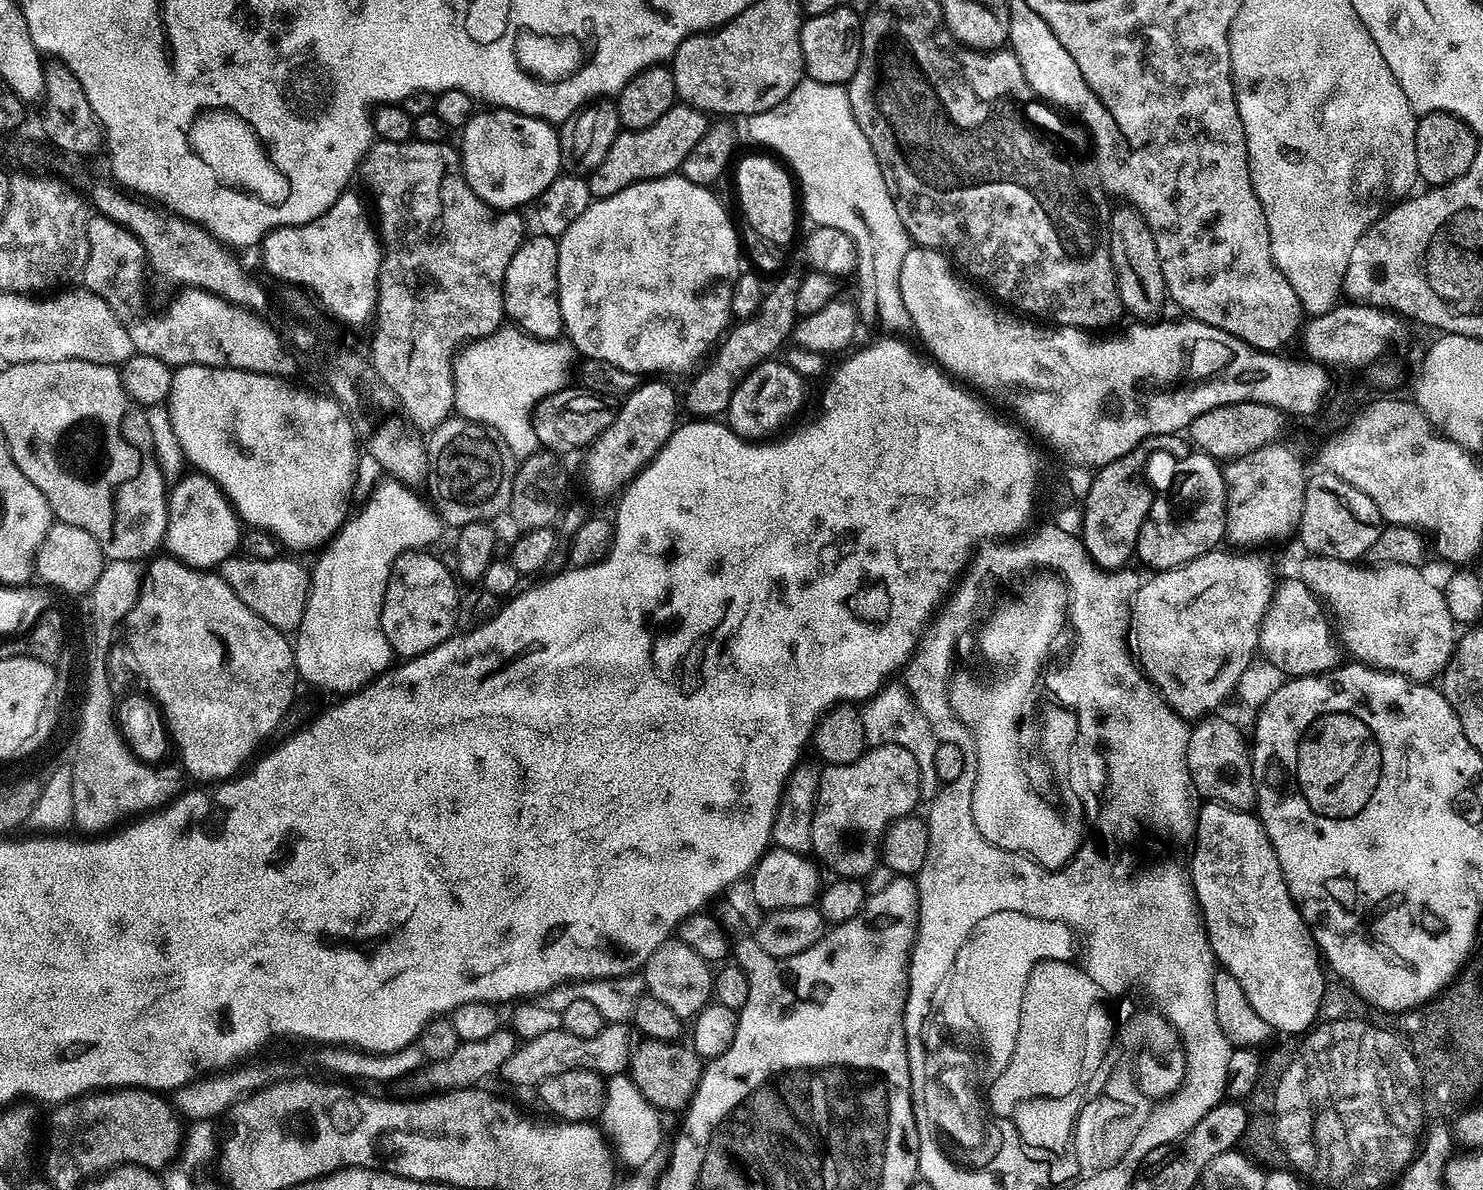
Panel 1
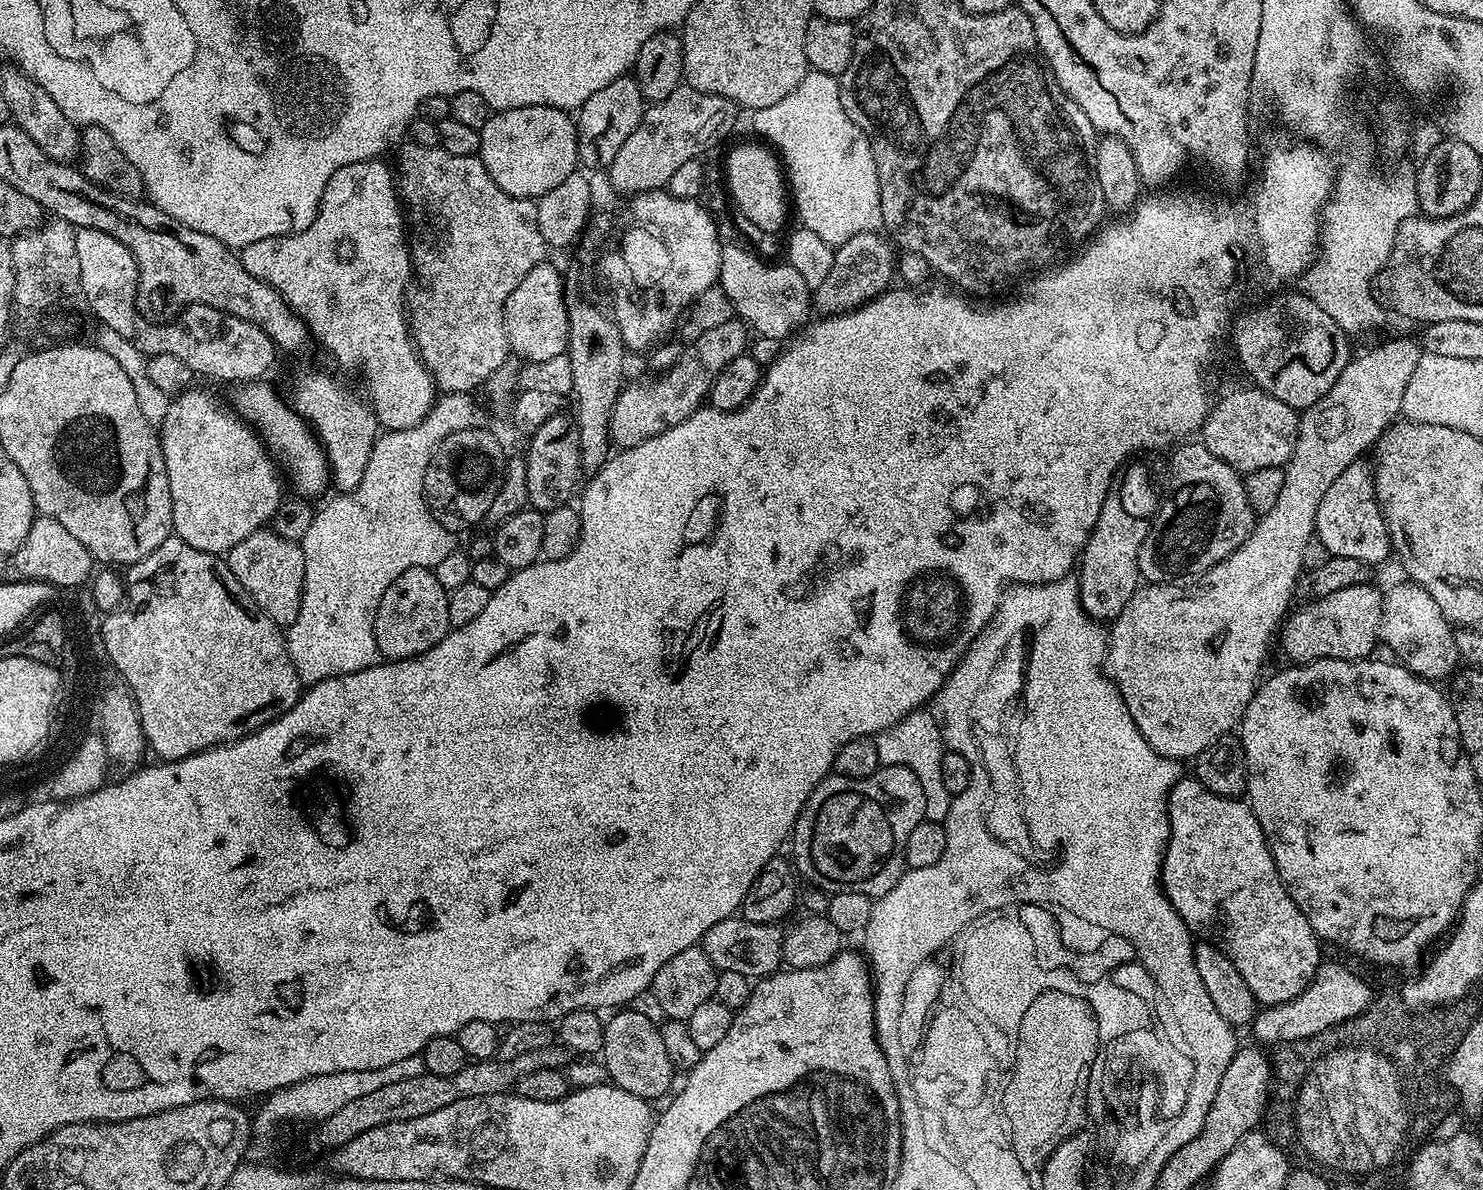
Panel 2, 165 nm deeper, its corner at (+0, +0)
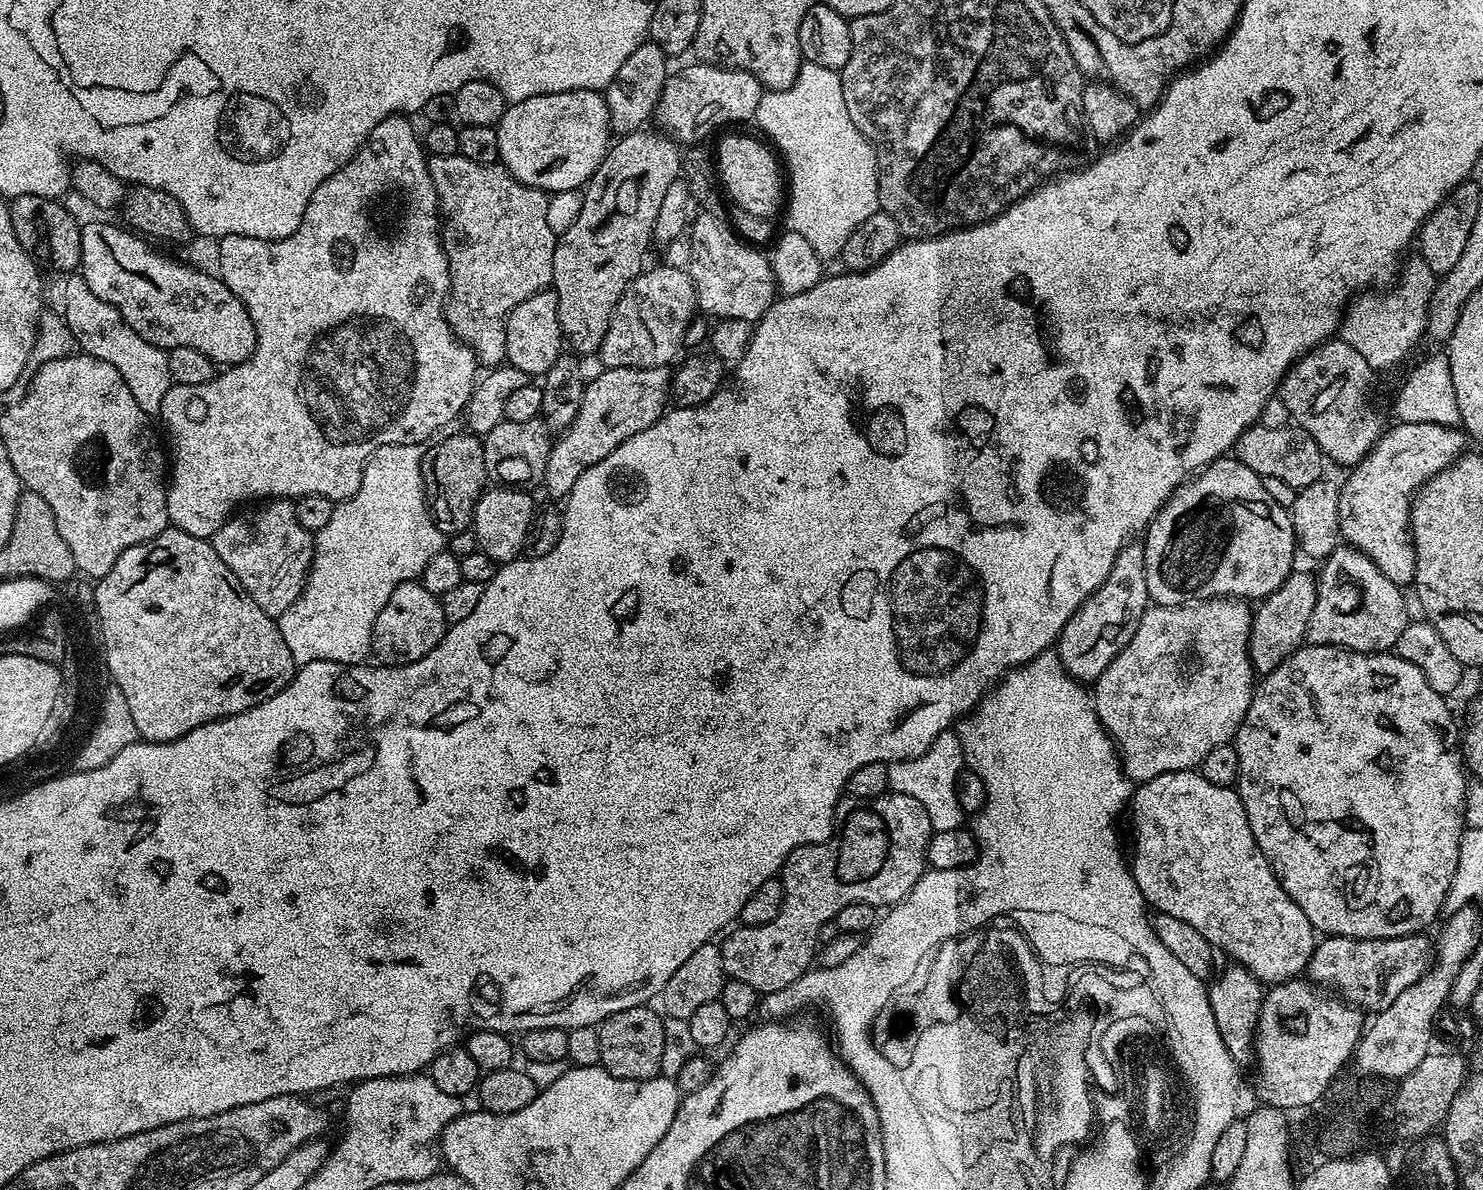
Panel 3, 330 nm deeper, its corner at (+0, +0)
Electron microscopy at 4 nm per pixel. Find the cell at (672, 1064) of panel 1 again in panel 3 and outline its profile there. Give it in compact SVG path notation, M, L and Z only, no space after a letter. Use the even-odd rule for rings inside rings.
M639 1004L601 1020L598 1025L599 1067L623 1080L653 1080L660 1075L664 1020L657 1009L656 1012L652 1006Z

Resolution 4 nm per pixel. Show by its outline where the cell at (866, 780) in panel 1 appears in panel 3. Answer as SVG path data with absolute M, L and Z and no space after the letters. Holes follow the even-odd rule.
M889 790L883 796L875 796L869 800L845 795L836 804L831 838L821 844L807 844L796 848L788 856L782 869L784 897L782 910L778 910L778 918L774 918L774 922L766 922L766 926L744 926L739 929L741 932L729 931L723 937L720 953L725 977L746 982L761 994L777 992L793 984L799 976L813 967L818 956L818 930L833 923L842 906L850 906L850 902L891 906L910 894L920 875L926 871L928 839L932 837L932 833L930 818L922 802L917 802L906 794Z

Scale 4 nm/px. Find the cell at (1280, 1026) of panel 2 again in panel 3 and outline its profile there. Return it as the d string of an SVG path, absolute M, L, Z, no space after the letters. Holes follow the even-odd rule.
M1413 934L1385 940L1359 940L1349 936L1325 935L1310 958L1307 979L1321 989L1331 990L1365 1013L1381 1012L1392 1005L1402 990L1414 986L1414 982L1431 968L1434 944L1426 937Z

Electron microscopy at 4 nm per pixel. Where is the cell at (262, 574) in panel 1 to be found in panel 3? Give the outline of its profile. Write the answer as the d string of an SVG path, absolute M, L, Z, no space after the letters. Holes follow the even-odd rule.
M272 498L244 511L228 517L216 535L211 537L212 548L218 558L222 558L222 562L234 570L234 578L242 582L246 594L250 594L250 598L262 606L265 614L278 618L290 610L290 606L302 594L308 571L312 569L314 536L299 524L298 518L294 518L291 499Z

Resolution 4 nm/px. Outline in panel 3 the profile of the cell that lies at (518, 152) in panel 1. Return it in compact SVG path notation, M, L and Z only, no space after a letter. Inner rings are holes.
M590 90L542 94L526 98L517 104L508 104L495 130L498 134L499 163L503 164L518 182L531 188L541 188L549 194L583 189L589 178L598 170L610 147L608 103L600 92Z

